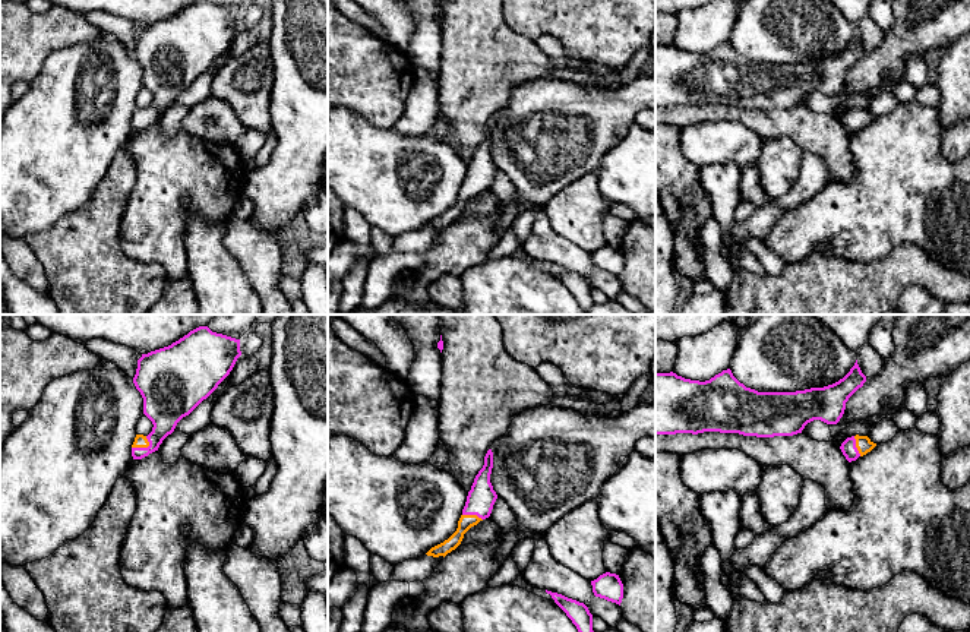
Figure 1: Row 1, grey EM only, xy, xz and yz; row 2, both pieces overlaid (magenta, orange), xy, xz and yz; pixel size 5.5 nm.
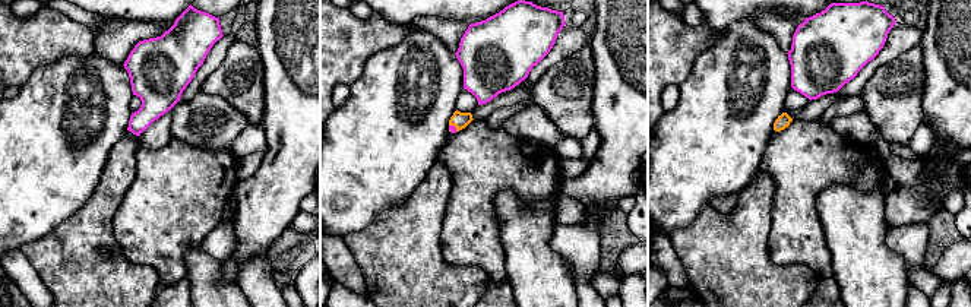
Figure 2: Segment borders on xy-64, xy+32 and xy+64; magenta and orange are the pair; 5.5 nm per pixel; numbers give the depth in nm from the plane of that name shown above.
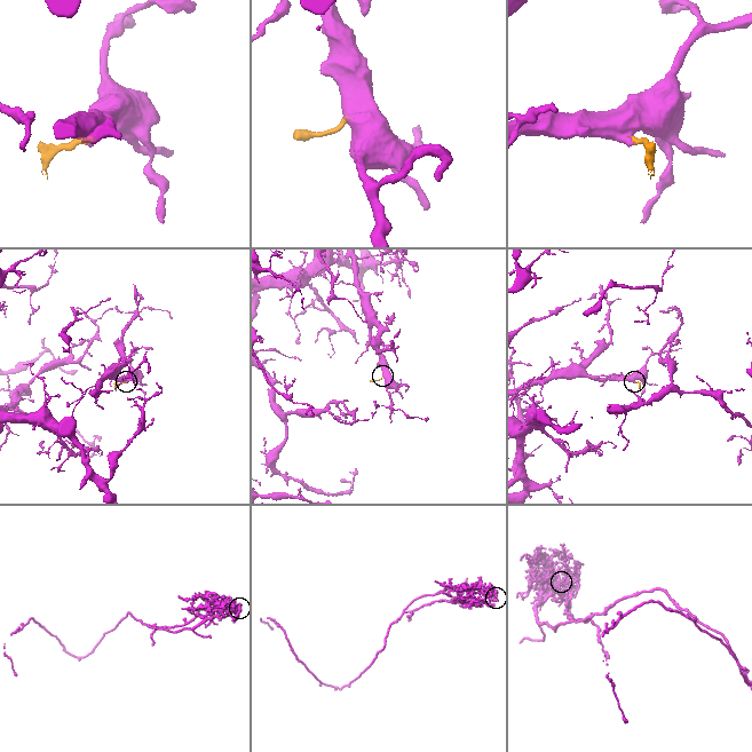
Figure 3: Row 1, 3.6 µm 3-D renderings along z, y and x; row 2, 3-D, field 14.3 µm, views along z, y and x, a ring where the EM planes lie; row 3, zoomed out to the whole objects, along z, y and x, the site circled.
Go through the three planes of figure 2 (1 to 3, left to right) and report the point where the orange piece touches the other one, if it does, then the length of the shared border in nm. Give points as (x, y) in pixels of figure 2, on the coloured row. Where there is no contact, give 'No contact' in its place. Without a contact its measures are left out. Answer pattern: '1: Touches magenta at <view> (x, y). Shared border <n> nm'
1: No contact
2: Touches magenta at xy+32 (454, 126). Shared border 60 nm
3: No contact

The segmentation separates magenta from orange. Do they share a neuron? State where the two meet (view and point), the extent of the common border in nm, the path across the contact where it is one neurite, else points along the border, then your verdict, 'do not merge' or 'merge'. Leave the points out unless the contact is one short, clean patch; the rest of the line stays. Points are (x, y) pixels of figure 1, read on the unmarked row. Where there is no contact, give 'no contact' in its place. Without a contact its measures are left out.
meets magenta in xy at (144, 120); contact 110 nm long; runs through xy (163, 79), (163, 100), (144, 120), (141, 113); merge

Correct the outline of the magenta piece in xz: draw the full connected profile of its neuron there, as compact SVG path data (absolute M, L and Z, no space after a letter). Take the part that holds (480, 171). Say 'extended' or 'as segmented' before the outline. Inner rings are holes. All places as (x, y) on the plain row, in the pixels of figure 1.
extended | M489 121L484 129L484 138L475 148L471 162L468 164L467 174L462 181L462 187L458 193L456 203L443 215L432 219L426 225L427 228L445 230L448 225L451 225L461 217L464 206L471 199L477 198L480 193L490 189L493 177L497 171L497 167L490 155L492 140L493 140L493 124L492 121Z

